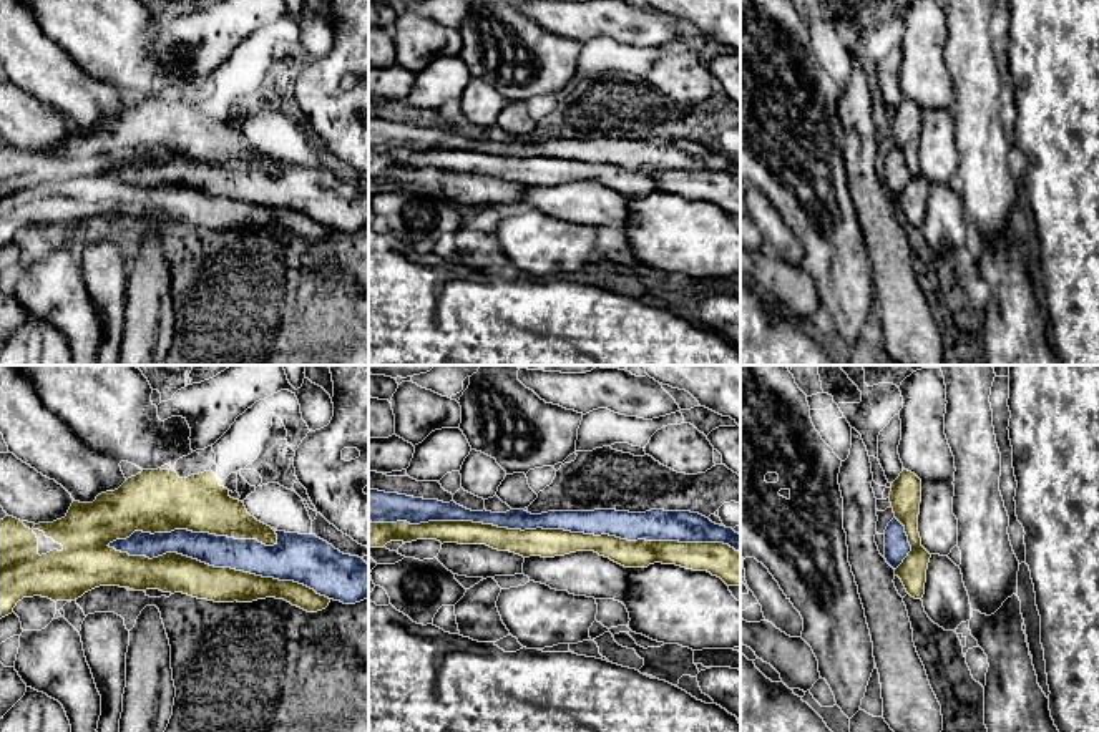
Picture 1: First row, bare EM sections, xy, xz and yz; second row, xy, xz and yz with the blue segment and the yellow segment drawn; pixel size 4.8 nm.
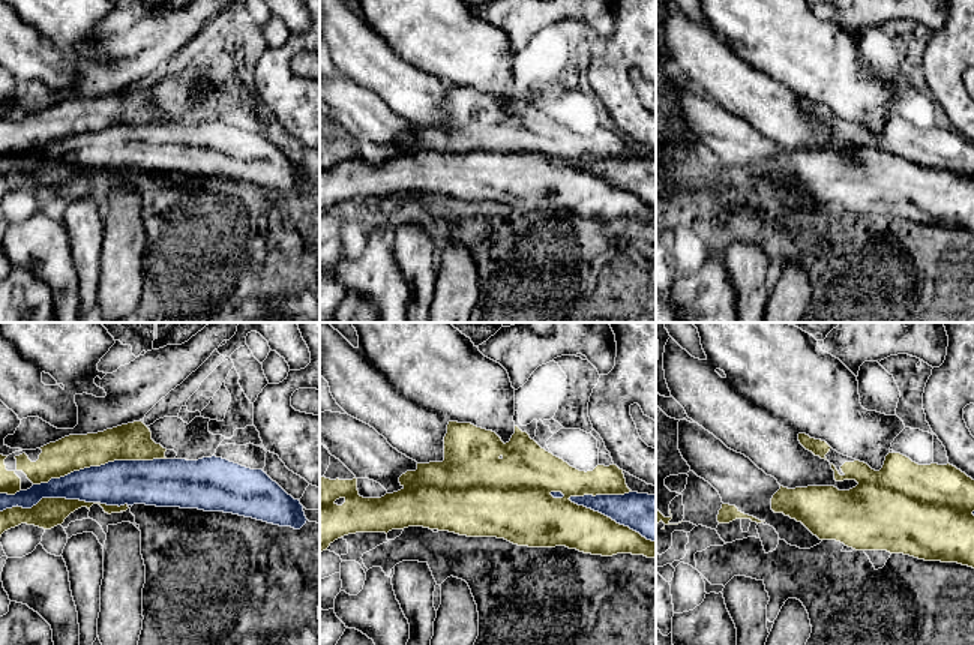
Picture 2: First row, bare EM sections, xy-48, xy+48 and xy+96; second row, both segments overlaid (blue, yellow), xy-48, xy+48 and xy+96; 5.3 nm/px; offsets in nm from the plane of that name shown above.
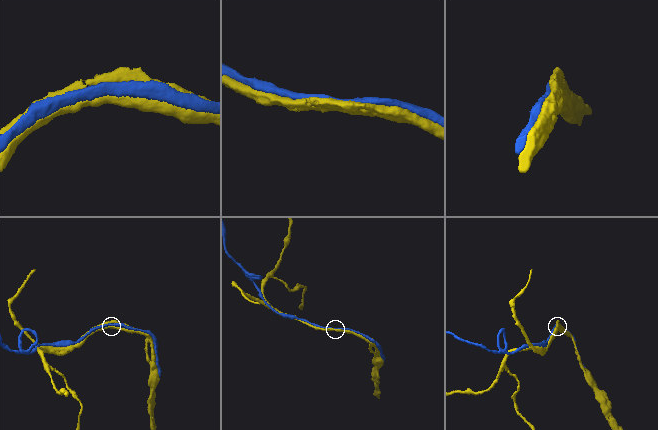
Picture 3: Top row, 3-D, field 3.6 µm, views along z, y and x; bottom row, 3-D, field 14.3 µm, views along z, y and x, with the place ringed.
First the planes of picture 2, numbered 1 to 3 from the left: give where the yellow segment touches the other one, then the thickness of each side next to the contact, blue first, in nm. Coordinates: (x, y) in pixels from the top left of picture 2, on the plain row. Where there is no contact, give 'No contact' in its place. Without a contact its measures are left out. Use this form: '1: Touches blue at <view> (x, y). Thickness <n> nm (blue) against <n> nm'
1: Touches blue at xy-48 (101, 129). Thickness 240 nm (blue) against 200 nm
2: Touches blue at xy+48 (611, 182). Thickness 240 nm (blue) against 240 nm
3: No contact

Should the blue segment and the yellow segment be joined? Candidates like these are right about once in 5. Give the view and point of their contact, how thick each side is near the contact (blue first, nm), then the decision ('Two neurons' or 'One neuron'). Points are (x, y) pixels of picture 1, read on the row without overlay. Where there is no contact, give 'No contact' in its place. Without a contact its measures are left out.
Touches blue at xy (218, 195). Thickness 160 nm (blue) against 200 nm. One neuron

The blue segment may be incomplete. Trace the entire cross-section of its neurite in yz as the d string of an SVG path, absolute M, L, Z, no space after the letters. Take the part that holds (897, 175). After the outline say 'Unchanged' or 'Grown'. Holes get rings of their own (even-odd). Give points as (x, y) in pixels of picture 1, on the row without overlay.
M903 96L891 111L890 131L895 146L885 158L885 188L895 198L906 221L921 227L931 183L921 174L918 143L921 131L921 108Z. Grown

